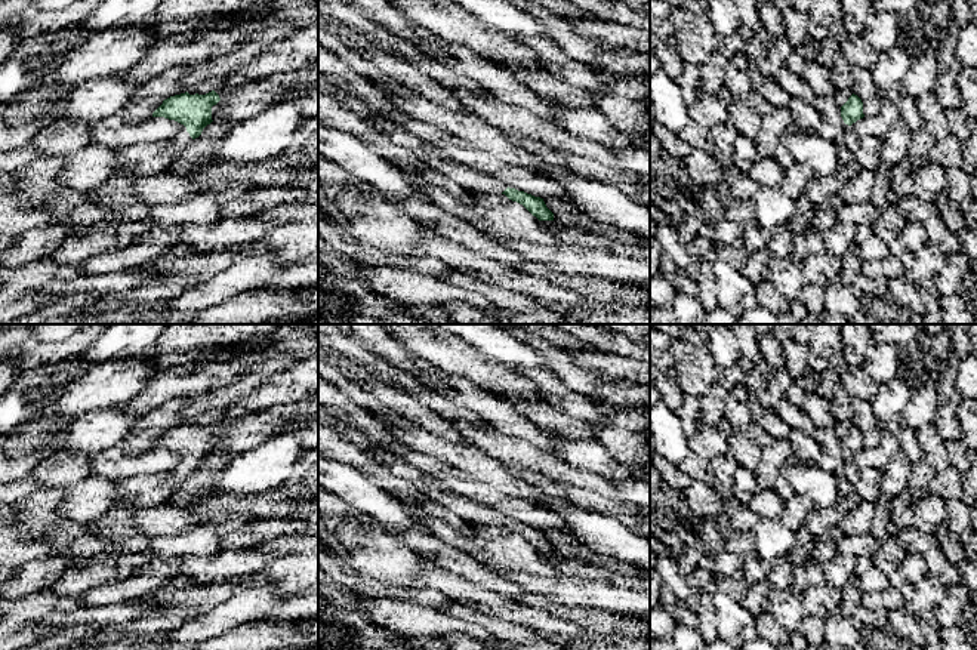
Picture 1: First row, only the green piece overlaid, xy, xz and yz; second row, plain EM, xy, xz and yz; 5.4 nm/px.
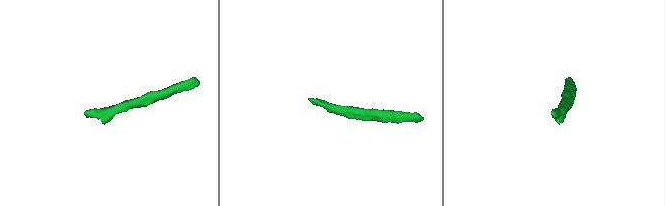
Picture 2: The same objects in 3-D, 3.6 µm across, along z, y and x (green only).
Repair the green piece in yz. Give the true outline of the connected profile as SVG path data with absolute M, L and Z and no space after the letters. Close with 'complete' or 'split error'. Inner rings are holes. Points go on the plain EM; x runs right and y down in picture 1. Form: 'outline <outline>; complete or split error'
outline M853 425L848 432L841 438L841 449L848 458L864 449L863 434L857 426Z; complete

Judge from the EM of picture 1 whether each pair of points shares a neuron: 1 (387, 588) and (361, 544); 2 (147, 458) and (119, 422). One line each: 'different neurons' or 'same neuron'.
1: different neurons
2: different neurons

